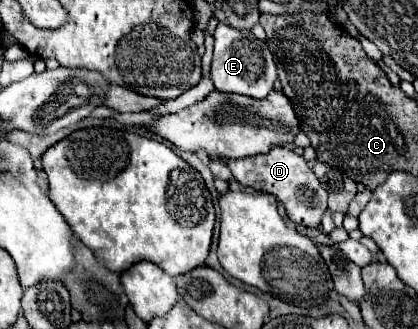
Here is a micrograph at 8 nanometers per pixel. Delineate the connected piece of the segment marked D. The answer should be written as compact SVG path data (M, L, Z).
M273 146L267 154L257 154L249 158L239 160L227 160L227 166L231 168L235 180L243 186L251 186L259 192L269 192L277 196L277 200L283 204L287 216L291 222L299 226L313 226L317 228L321 224L321 216L327 210L327 192L309 168L309 164L303 160L303 156L295 154L293 150Z

